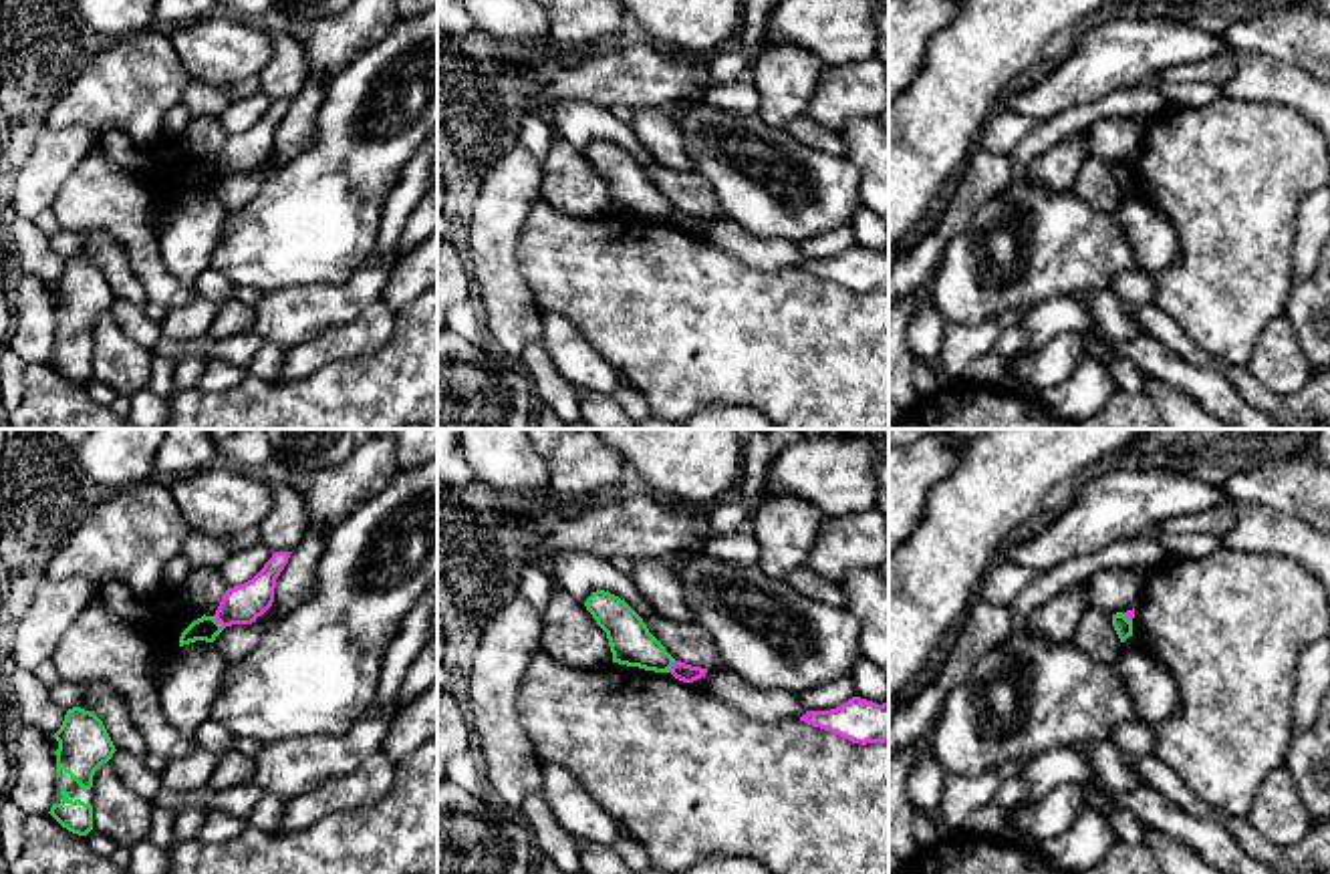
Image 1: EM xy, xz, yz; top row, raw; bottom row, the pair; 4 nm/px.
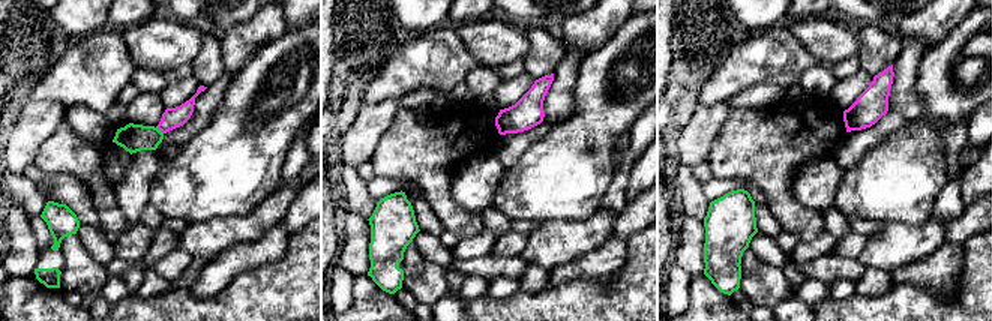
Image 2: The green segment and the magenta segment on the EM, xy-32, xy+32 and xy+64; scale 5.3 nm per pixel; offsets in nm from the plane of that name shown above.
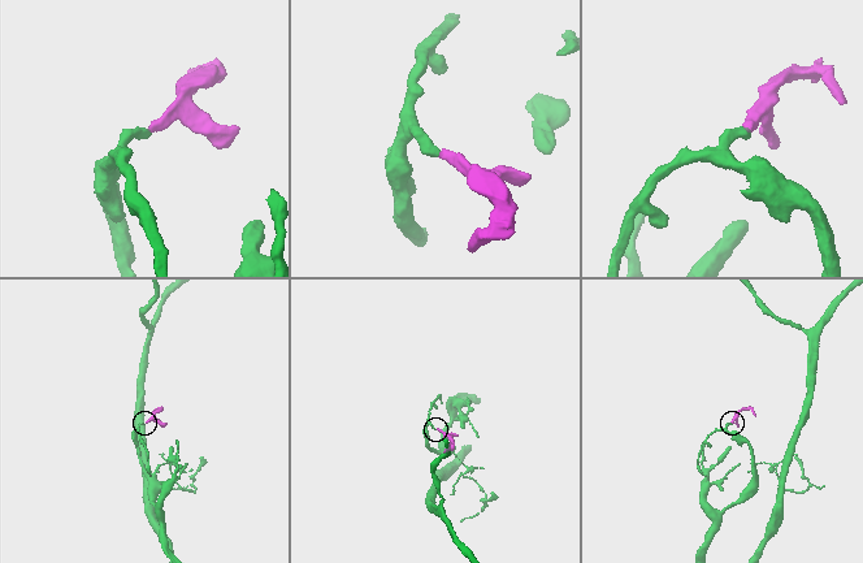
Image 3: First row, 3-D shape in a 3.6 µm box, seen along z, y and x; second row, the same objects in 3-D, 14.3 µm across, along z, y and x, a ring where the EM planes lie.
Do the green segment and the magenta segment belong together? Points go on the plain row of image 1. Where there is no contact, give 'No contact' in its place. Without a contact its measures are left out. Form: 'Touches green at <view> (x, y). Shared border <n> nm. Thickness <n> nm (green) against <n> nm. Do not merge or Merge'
Touches green at xy (216, 170). Shared border 70 nm. Thickness 100 nm (green) against 160 nm. Do not merge

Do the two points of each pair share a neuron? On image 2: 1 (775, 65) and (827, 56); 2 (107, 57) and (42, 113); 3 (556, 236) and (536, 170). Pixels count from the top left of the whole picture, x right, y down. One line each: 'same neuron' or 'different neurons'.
1: different neurons
2: different neurons
3: different neurons

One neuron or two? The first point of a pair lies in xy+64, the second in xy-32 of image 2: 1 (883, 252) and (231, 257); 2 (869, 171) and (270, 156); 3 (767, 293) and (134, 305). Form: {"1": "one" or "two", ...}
{"1": "two", "2": "one", "3": "two"}

